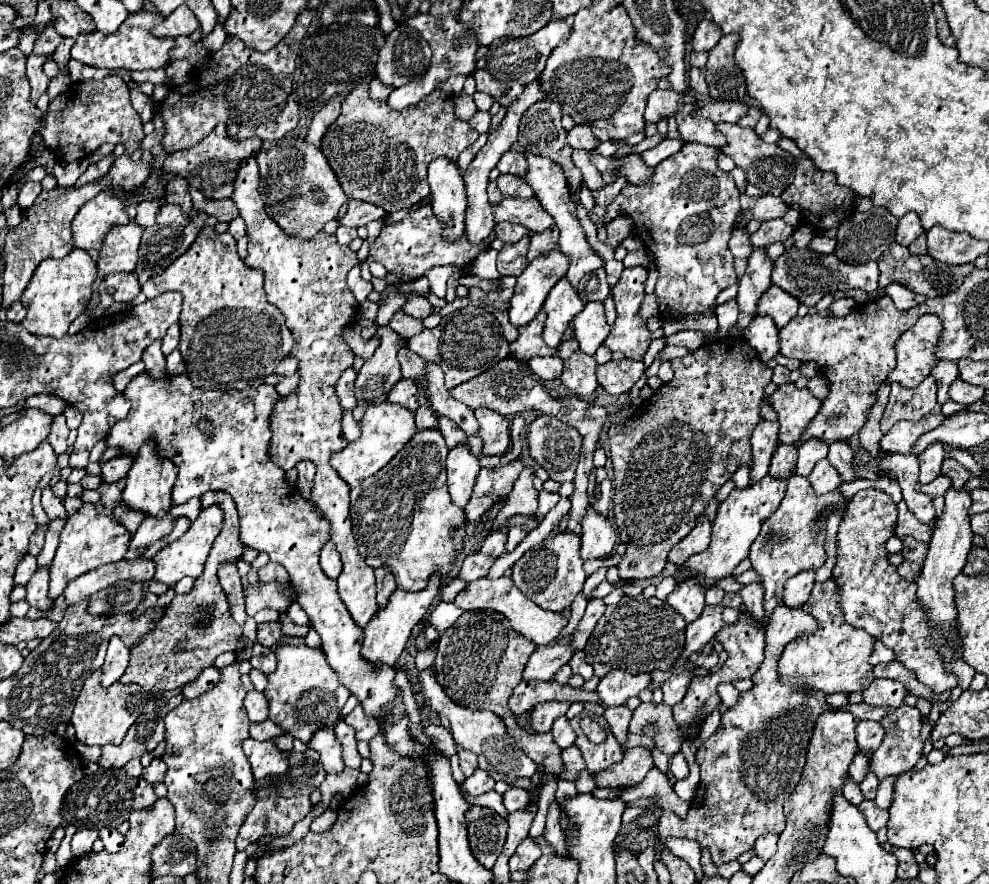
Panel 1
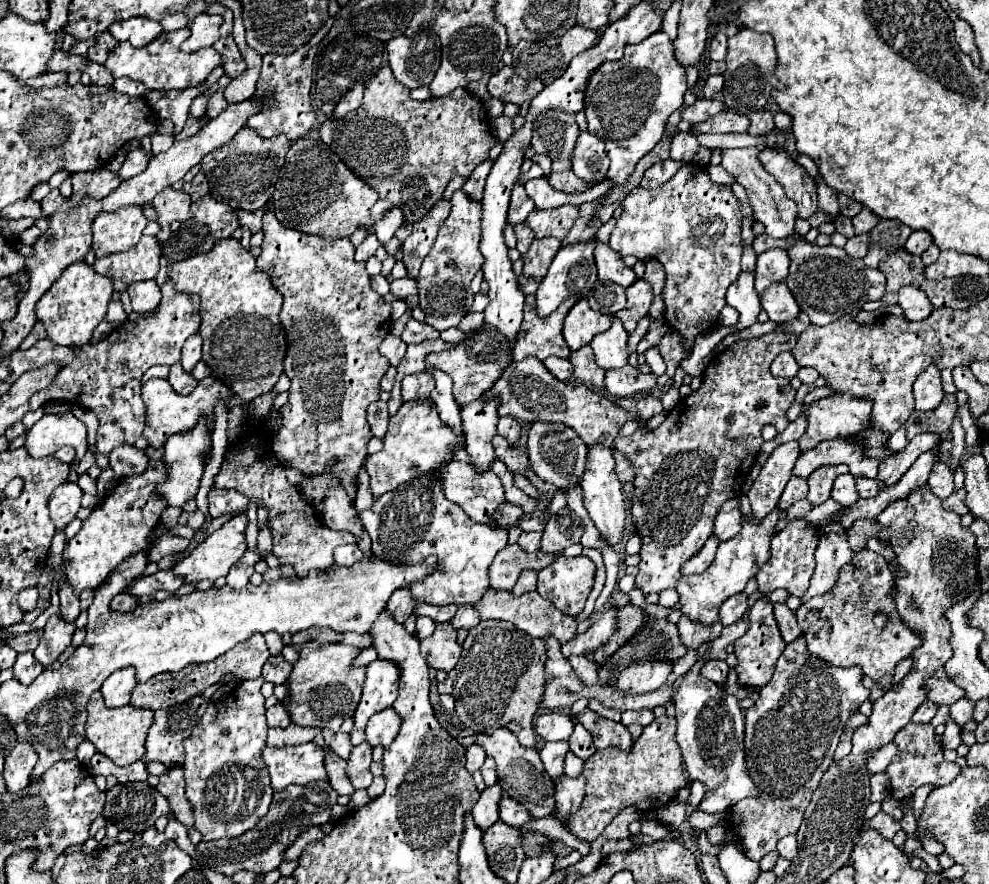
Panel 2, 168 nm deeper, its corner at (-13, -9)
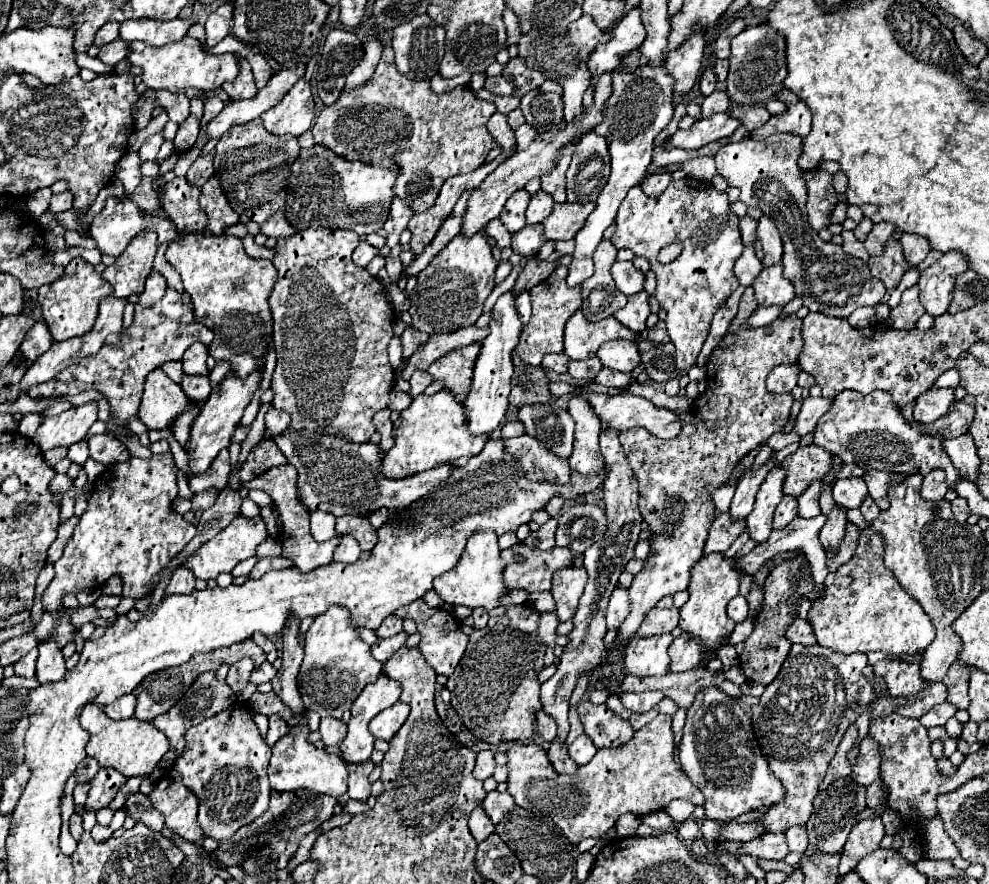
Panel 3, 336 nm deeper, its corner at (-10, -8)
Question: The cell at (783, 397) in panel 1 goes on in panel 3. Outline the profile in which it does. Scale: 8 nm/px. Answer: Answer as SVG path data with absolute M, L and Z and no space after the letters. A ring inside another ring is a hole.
M842 391L832 407L820 417L814 429L814 445L828 449L832 455L840 457L844 463L854 463L862 469L878 471L898 471L898 473L919 473L926 475L936 468L946 471L948 485L954 489L954 481L960 479L958 471L950 463L942 441L934 435L924 435L918 427L904 421L894 401L884 391L872 391L868 395Z

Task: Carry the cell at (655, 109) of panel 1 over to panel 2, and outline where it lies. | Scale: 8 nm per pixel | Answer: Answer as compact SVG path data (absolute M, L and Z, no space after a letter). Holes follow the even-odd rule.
M701 98L701 100L697 100L693 106L687 106L681 116L683 116L683 120L687 120L689 124L697 124L697 122L703 122L703 120L707 120L707 118L719 114L721 110L723 110L723 102L721 102L721 100L715 100L715 98L705 100L705 98Z

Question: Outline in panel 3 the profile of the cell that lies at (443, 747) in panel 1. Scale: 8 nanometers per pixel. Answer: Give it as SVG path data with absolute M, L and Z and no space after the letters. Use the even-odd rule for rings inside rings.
M486 749L486 751L480 751L478 757L476 757L476 765L474 765L474 771L472 775L480 781L484 781L486 777L492 777L492 771L494 771L494 759L492 759L492 751Z

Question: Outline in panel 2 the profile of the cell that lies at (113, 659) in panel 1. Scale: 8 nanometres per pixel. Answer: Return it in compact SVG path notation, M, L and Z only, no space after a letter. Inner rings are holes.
M123 668L123 670L113 672L113 676L109 676L101 686L101 694L103 694L107 708L121 708L129 704L135 684L137 682L135 682L133 668Z

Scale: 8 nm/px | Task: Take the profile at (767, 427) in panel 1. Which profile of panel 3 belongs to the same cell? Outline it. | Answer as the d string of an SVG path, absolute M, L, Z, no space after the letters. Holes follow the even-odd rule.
M776 465L774 469L770 469L766 473L766 479L762 481L756 501L754 501L754 509L752 513L746 517L746 525L750 531L750 537L758 543L766 541L768 535L772 533L772 517L774 517L774 509L782 499L782 485L786 479L786 469Z

